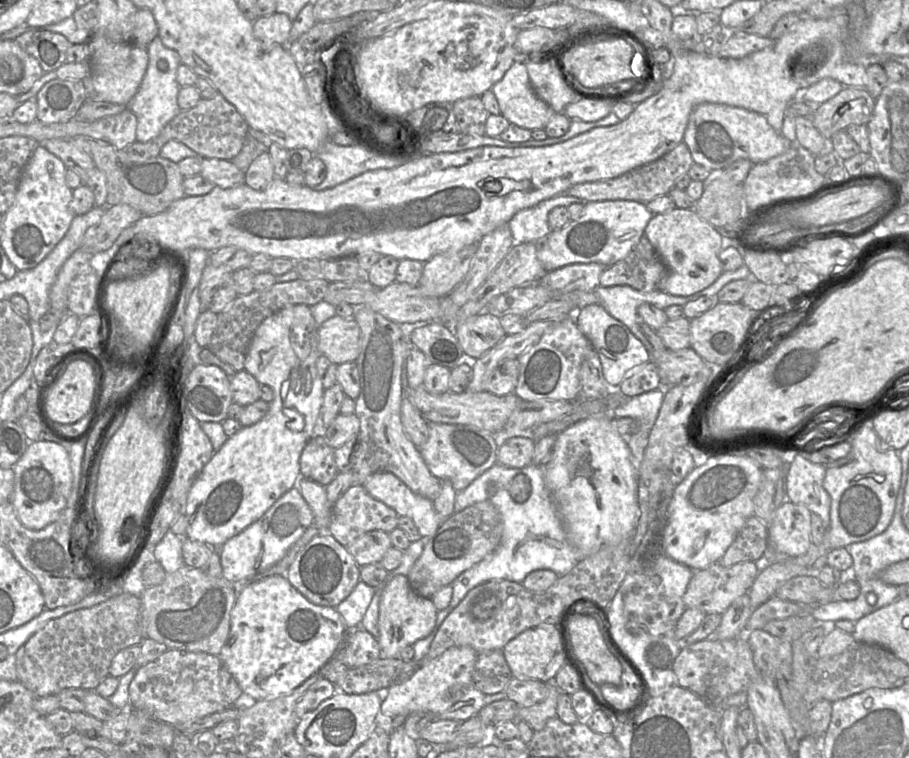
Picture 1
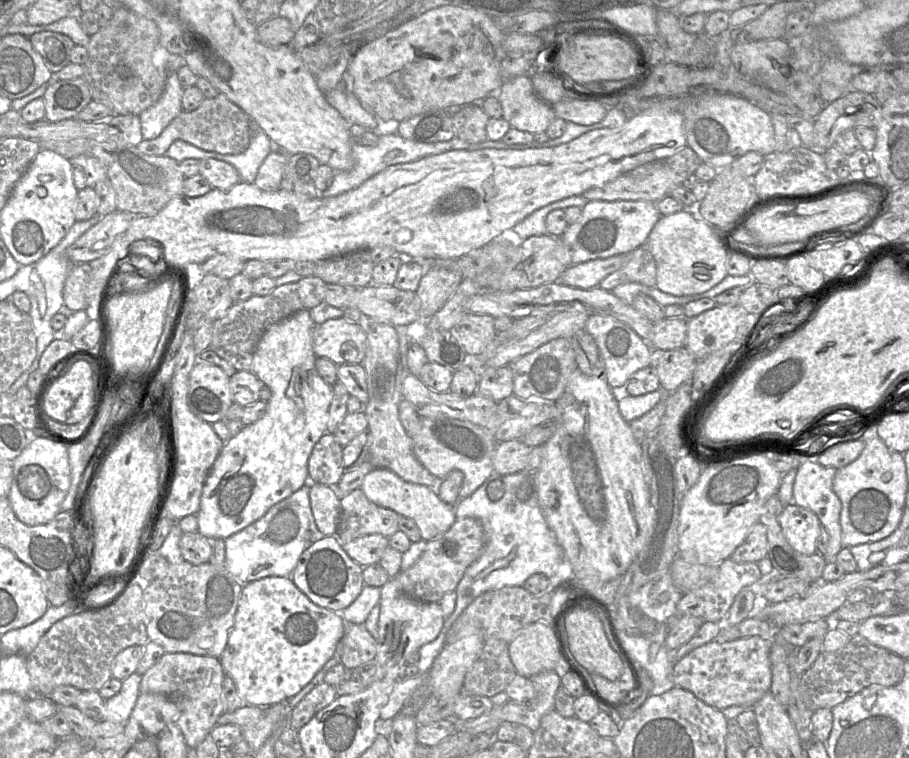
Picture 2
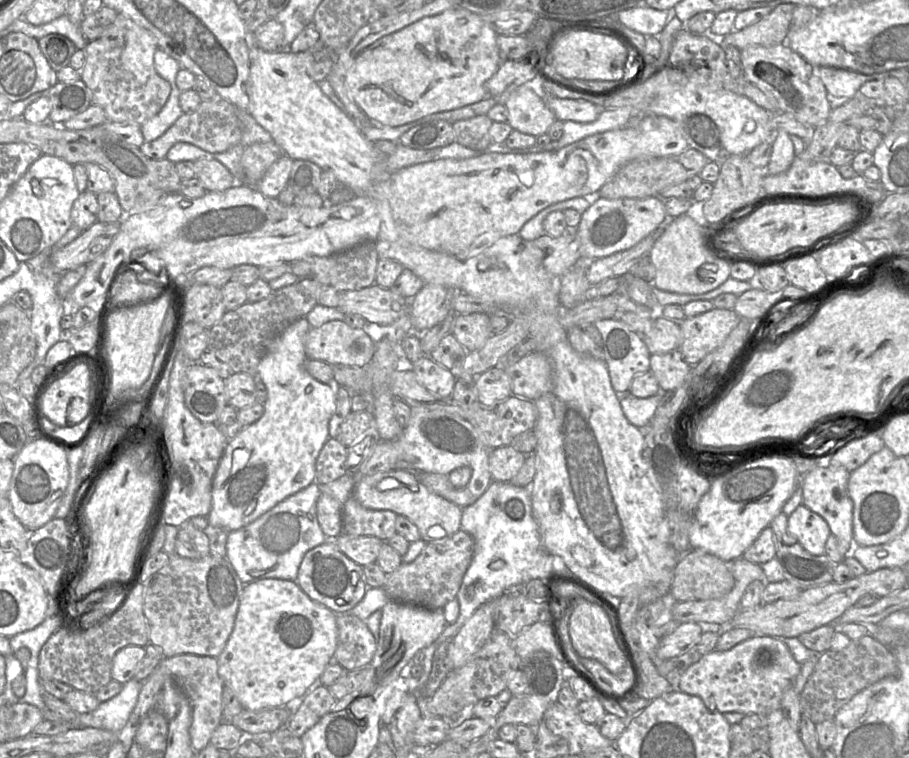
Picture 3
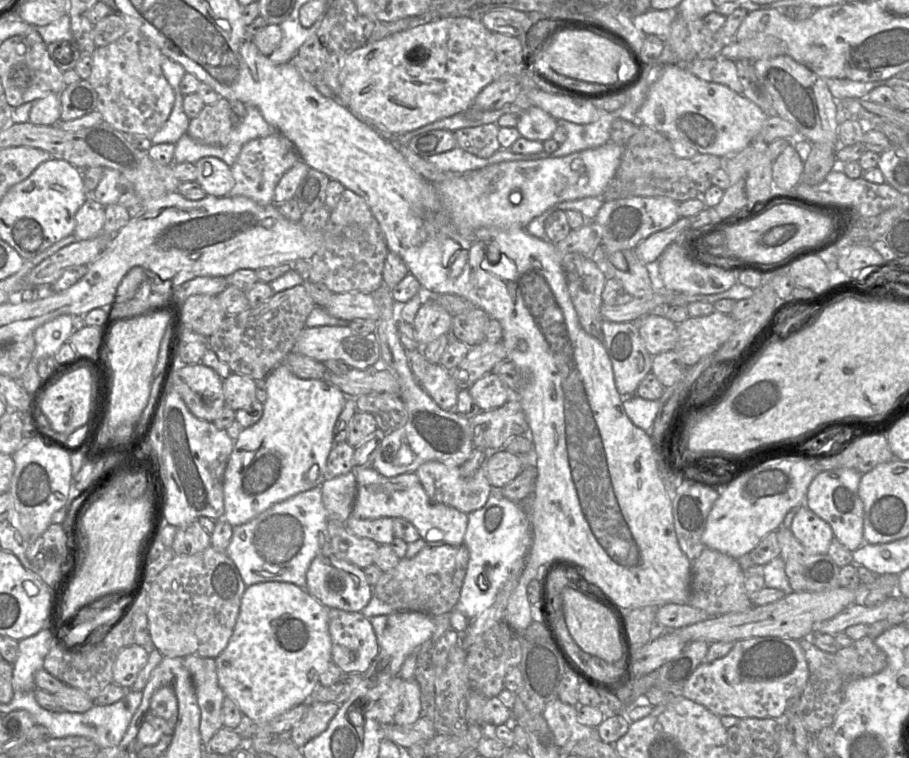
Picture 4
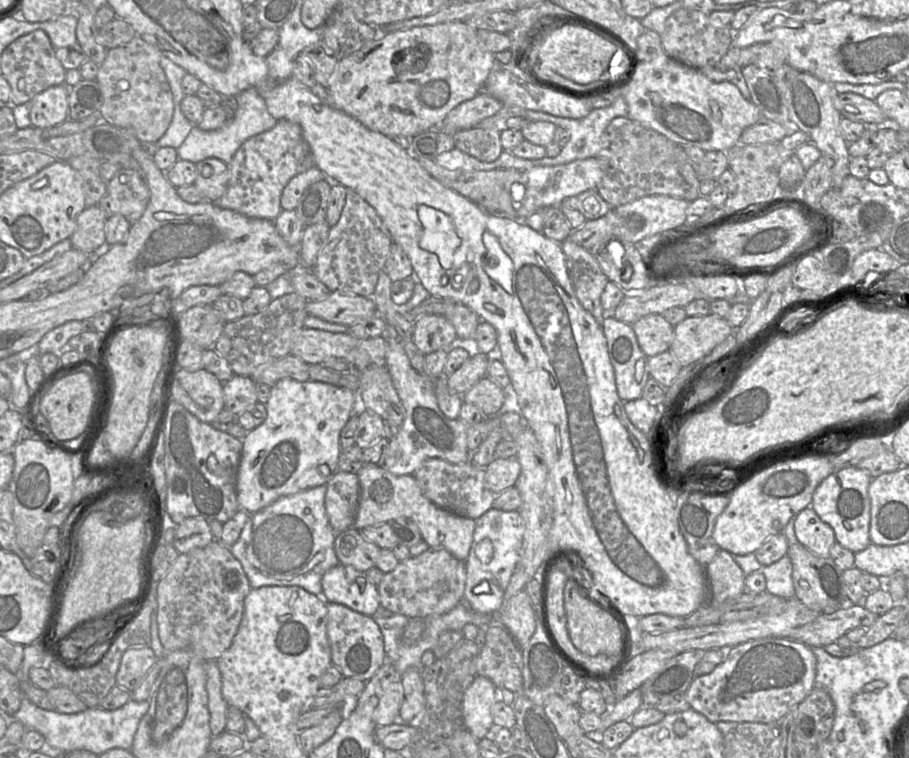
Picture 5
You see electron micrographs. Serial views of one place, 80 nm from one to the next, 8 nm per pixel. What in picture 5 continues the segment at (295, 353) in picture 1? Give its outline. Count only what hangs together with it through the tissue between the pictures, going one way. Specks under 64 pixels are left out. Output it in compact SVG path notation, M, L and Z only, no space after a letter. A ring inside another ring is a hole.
M284 378L270 388L265 404L267 417L243 438L243 449L238 468L236 493L242 511L255 514L280 497L311 489L326 483L338 472L341 453L340 433L358 402L357 393L332 384L308 380L300 382Z

